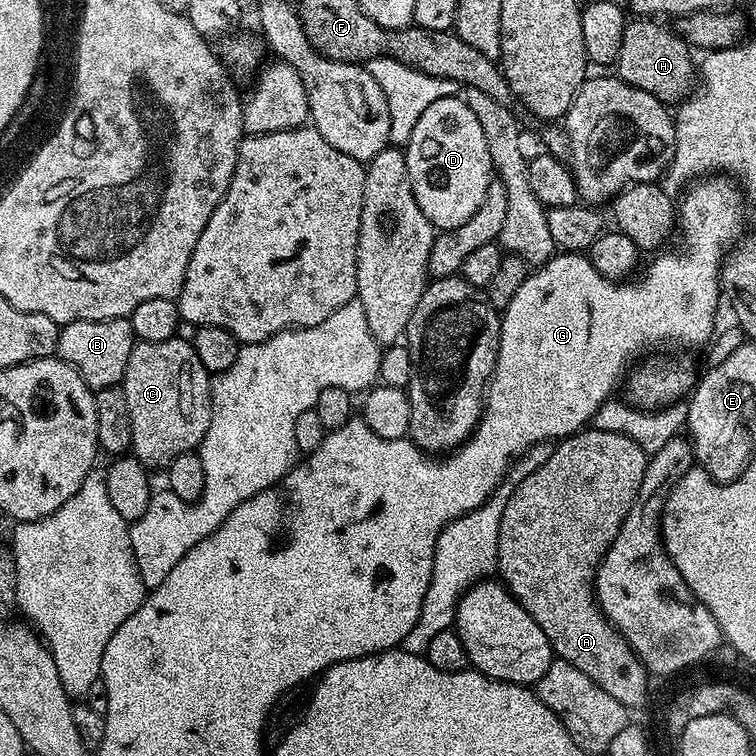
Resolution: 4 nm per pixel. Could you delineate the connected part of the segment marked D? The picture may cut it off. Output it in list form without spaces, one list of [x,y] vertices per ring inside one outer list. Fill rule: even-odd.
[[[459,95],[438,98],[438,102],[426,106],[422,118],[418,118],[414,126],[414,134],[410,134],[406,141],[403,153],[414,198],[433,228],[451,230],[462,226],[478,210],[478,206],[482,206],[482,198],[486,198],[486,190],[494,179],[490,149],[486,147],[486,137],[482,135],[478,118],[474,118],[474,110],[470,110],[470,106]]]

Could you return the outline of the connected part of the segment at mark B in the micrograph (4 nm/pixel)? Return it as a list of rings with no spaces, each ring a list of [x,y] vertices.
[[[131,319],[79,320],[61,327],[55,355],[66,361],[93,390],[117,387],[126,374],[126,362],[130,362],[130,350],[137,338],[132,332]]]

